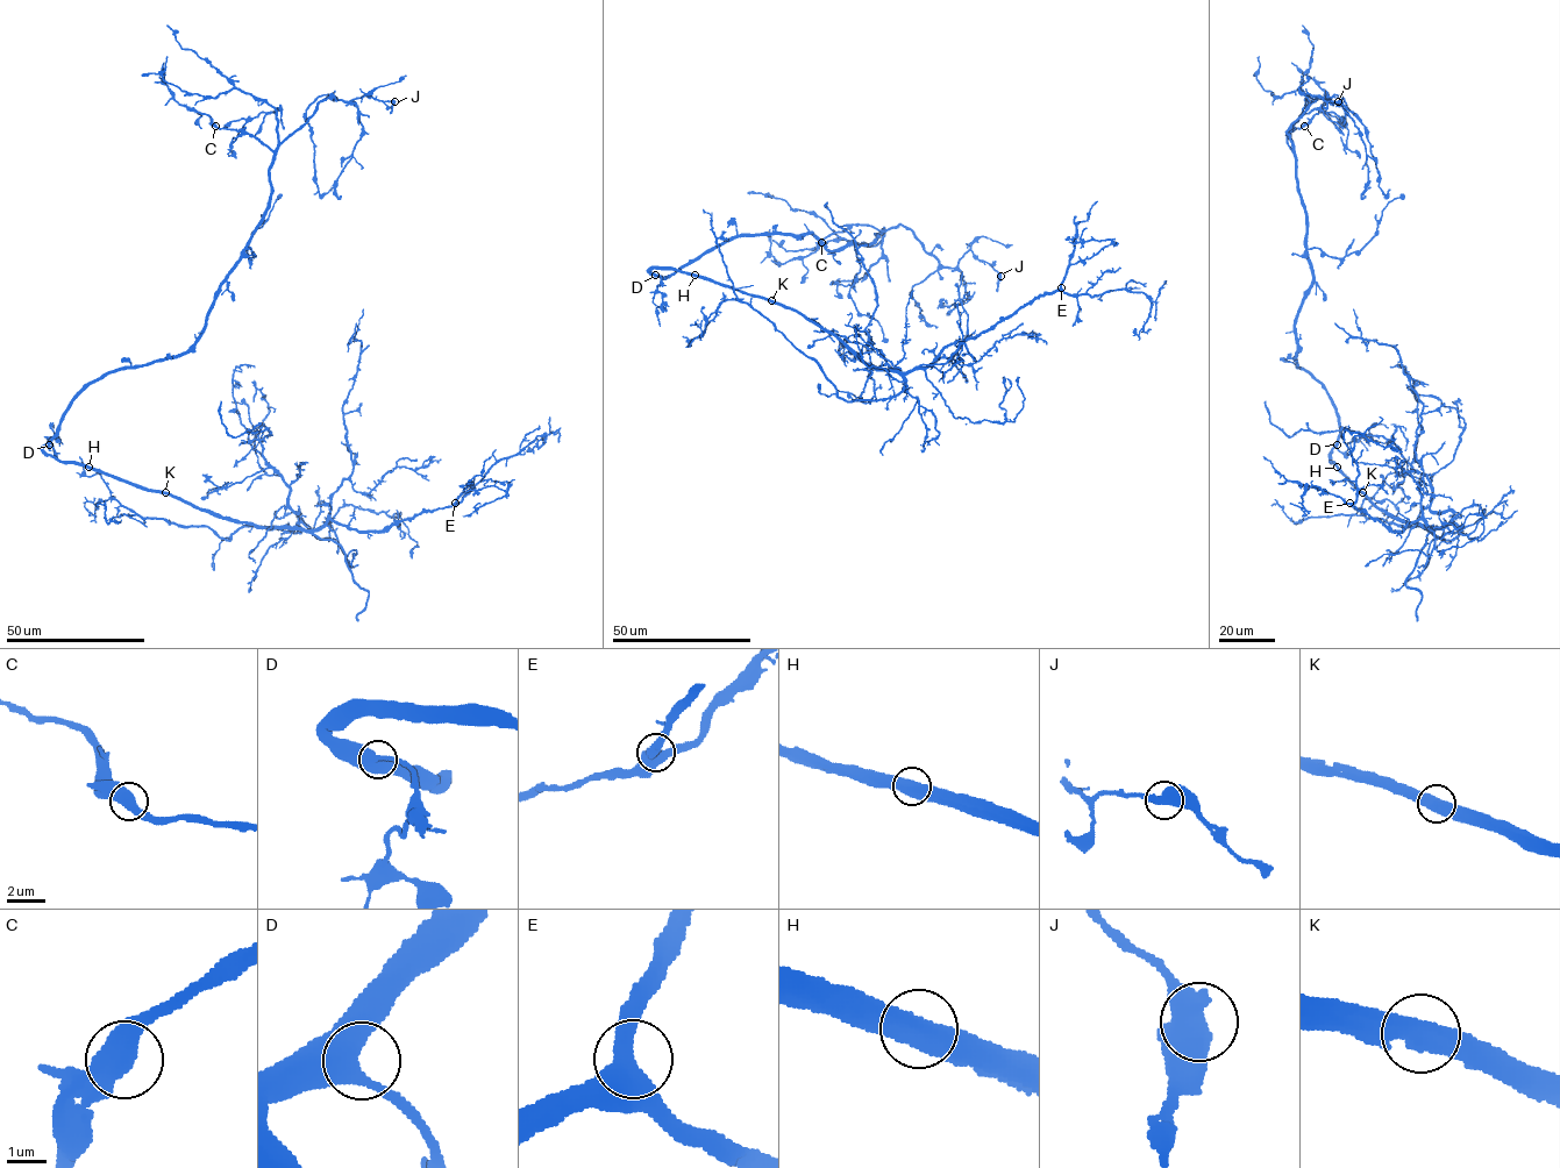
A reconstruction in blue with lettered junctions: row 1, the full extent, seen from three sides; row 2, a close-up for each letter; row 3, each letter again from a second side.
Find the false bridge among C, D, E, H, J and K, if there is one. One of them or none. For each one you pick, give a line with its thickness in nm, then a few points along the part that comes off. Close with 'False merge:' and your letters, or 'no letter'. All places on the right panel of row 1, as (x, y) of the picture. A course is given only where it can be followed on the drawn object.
False merge: no letter

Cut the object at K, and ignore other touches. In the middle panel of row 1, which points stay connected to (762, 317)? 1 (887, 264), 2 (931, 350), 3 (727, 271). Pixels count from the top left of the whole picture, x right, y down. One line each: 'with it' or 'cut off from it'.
1: cut off from it
2: with it
3: with it

